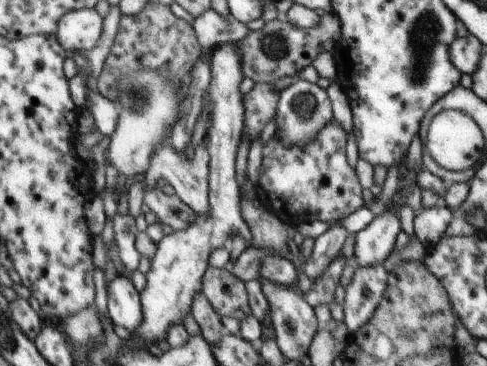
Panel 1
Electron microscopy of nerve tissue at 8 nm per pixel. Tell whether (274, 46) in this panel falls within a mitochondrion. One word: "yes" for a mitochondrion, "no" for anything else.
yes

